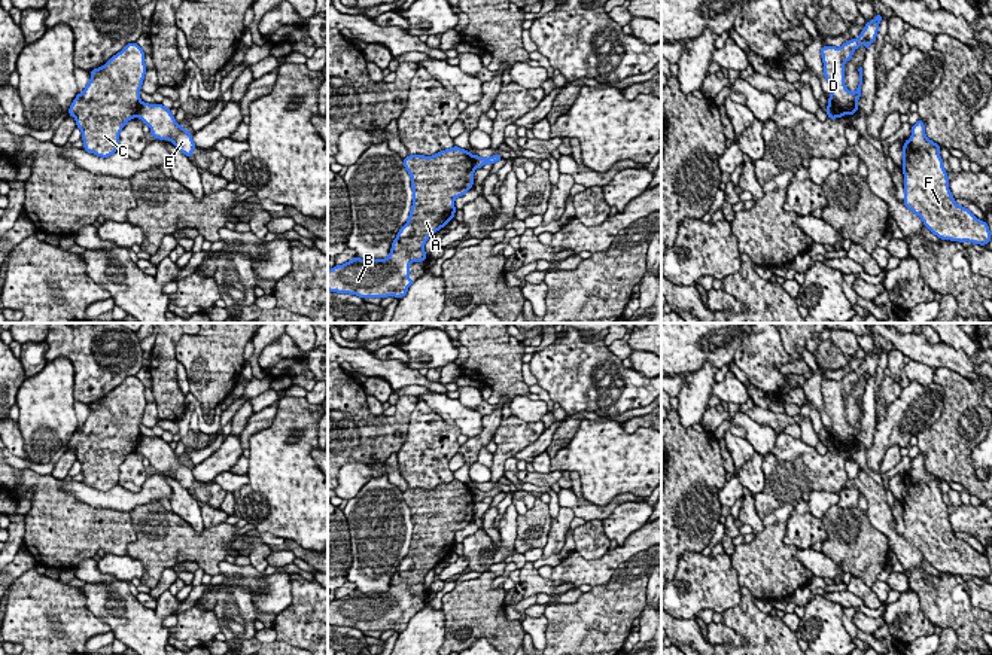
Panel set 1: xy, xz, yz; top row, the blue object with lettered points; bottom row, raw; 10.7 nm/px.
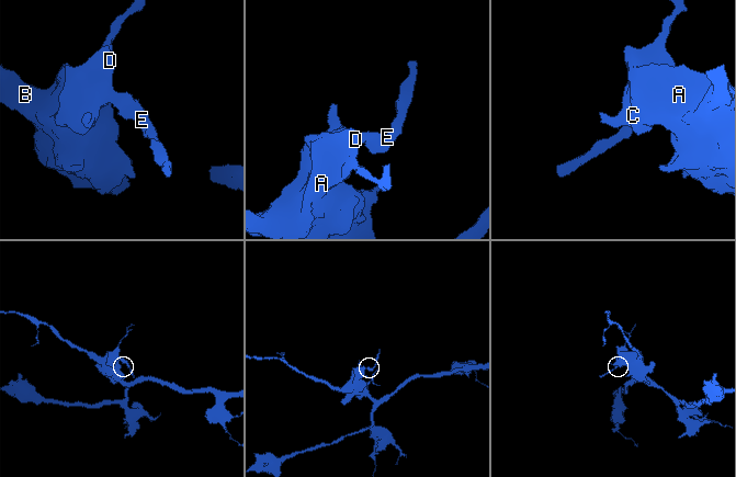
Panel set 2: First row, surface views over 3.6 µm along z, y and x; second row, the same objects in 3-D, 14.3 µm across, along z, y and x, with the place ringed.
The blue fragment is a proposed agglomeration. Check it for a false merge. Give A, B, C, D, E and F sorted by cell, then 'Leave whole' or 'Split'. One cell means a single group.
Groups: A B C D F / E. Split

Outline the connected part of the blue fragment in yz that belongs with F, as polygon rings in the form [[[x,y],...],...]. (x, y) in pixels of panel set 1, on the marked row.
[[[919,119],[912,125],[912,135],[903,146],[904,205],[919,216],[923,225],[941,240],[989,244],[991,231],[988,223],[955,202],[949,189],[947,171],[943,168],[940,156],[941,146],[929,140],[923,130],[925,124]]]

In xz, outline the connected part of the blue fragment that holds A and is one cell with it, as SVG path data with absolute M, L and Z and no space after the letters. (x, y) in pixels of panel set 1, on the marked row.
M453 146L432 156L408 155L404 167L411 177L413 205L386 259L354 256L328 271L328 290L365 298L402 298L414 283L410 263L423 262L425 244L456 213L454 201L474 186L471 152Z

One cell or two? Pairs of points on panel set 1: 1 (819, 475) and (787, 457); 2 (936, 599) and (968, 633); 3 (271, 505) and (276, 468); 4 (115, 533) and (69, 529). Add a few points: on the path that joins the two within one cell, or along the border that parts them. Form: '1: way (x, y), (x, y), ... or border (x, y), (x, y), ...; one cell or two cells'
1: way (812, 471), (803, 471), (794, 462); one cell
2: way (945, 608), (961, 624); one cell
3: way (276, 496), (276, 477); one cell
4: way (103, 529), (81, 529); one cell

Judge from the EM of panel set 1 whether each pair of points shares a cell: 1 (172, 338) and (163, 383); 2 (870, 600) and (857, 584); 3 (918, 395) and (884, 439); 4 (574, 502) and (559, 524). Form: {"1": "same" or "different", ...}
{"1": "same", "2": "same", "3": "same", "4": "different"}

